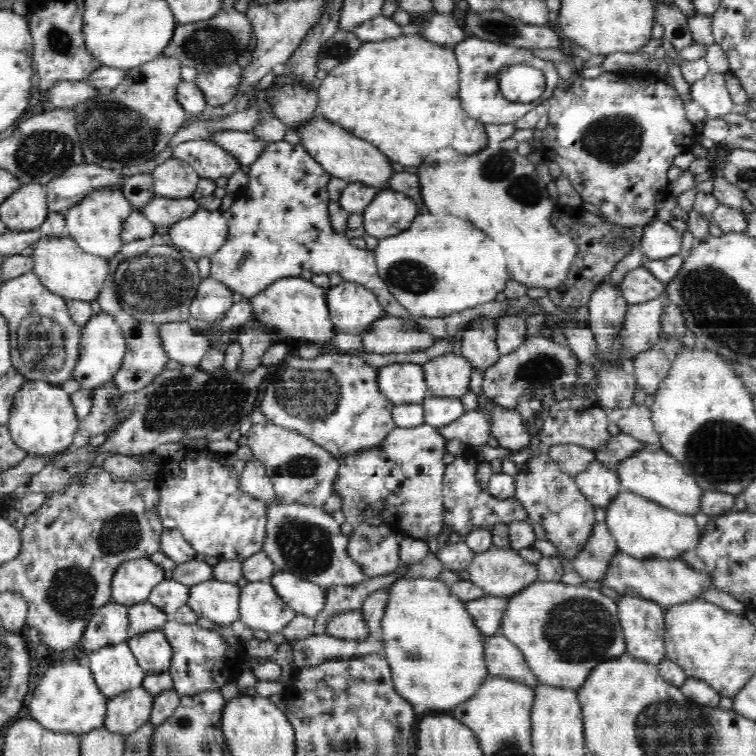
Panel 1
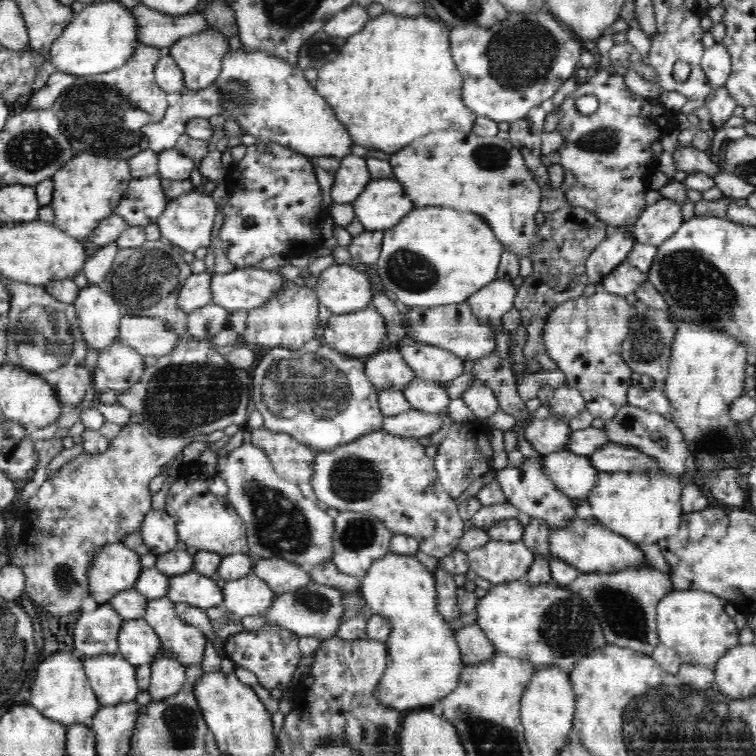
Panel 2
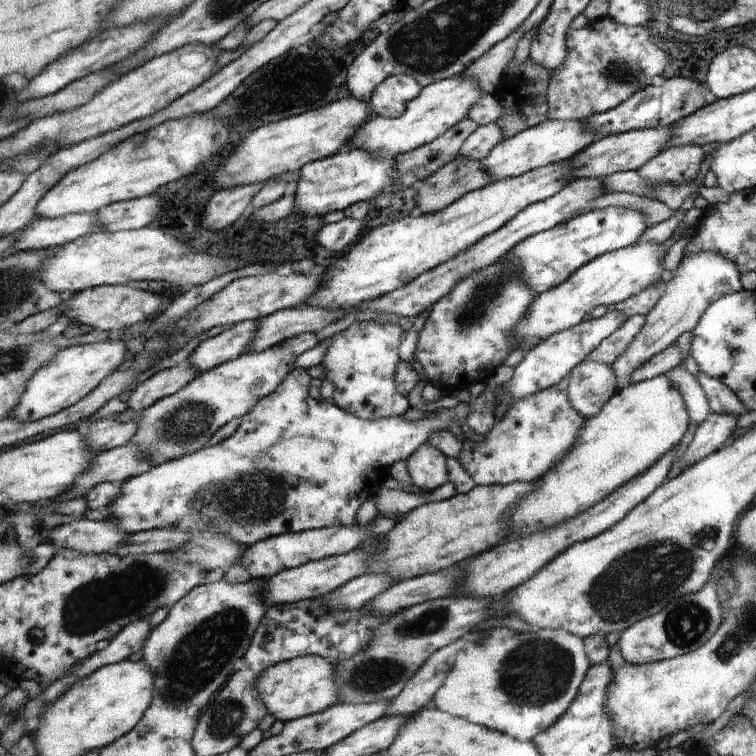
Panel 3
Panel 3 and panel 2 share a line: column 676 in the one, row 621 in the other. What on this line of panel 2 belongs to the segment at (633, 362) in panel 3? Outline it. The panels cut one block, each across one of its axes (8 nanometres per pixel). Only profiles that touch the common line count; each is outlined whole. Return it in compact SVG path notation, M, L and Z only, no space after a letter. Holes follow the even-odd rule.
M310 581L297 592L277 594L272 604L263 612L268 624L278 625L291 630L300 636L313 636L320 640L334 637L342 622L340 616L344 615L343 594L338 589L328 585Z

